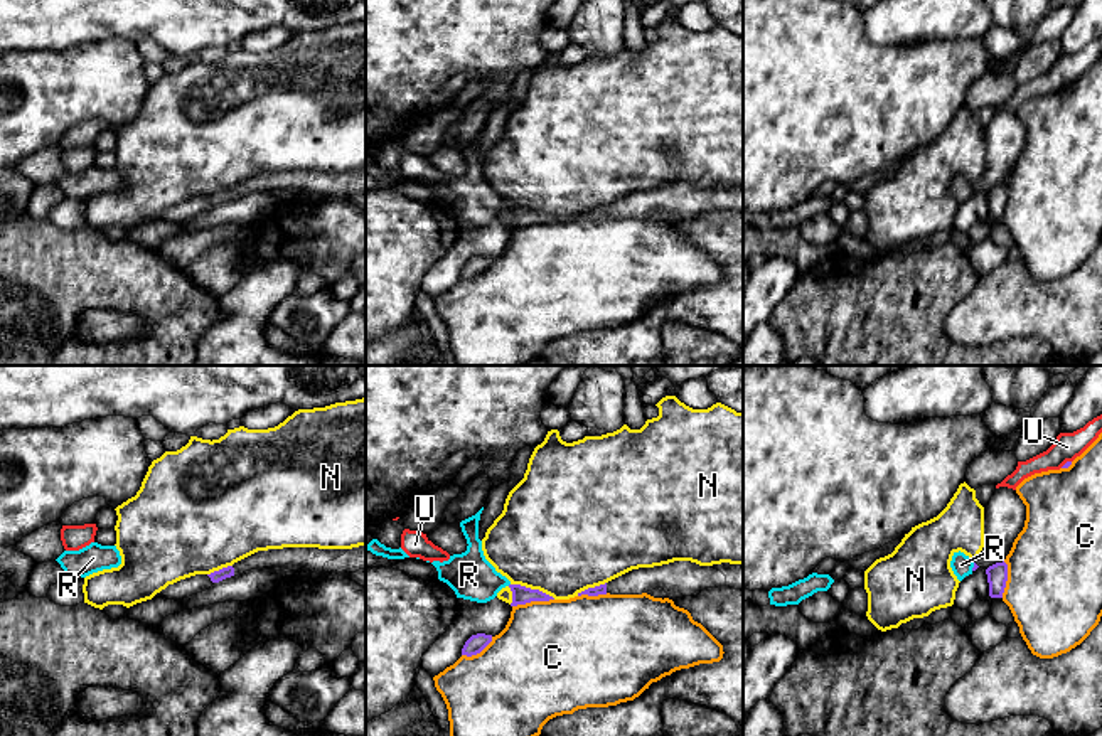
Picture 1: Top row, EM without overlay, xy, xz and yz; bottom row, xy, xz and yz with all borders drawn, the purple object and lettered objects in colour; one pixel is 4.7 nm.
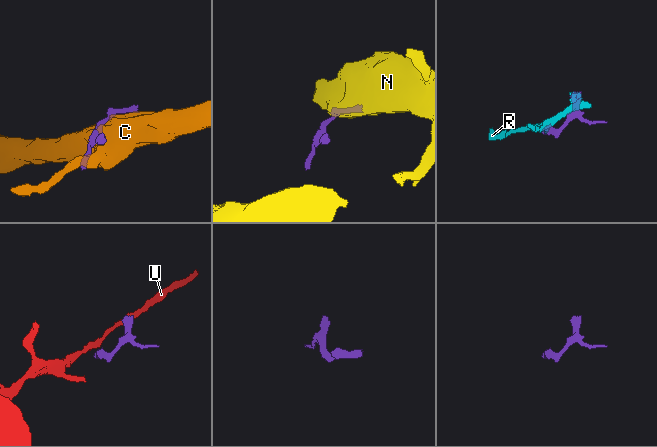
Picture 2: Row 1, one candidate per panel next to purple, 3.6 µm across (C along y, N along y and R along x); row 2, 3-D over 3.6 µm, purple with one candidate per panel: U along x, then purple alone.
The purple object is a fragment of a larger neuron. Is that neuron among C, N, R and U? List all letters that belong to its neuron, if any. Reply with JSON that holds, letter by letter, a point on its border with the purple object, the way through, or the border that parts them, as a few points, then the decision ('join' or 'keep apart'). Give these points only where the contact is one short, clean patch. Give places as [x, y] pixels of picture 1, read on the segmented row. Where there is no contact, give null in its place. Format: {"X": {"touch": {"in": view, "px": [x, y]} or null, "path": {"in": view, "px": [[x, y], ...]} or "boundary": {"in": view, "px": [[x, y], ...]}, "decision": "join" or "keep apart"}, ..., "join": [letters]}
{"C": {"touch": {"in": "xz", "px": [533, 600]}, "decision": "keep apart"}, "N": {"touch": {"in": "xz", "px": [529, 588]}, "decision": "keep apart"}, "R": {"touch": {"in": "yz", "px": [974, 566]}, "path": {"in": "yz", "px": [[976, 566], [974, 566], [961, 565]]}, "decision": "join"}, "U": {"touch": {"in": "yz", "px": [1067, 462]}, "boundary": {"in": "yz", "px": [[1070, 460], [1060, 467]]}, "decision": "keep apart"}, "join": ["R"]}

